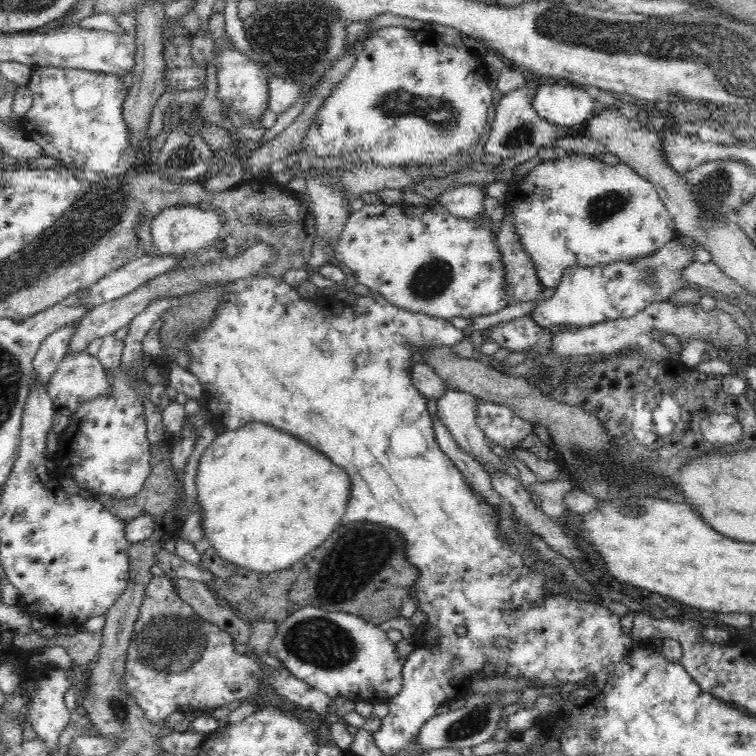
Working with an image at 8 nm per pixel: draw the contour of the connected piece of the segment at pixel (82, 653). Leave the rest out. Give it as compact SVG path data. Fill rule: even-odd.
M80 631L74 635L57 635L56 644L73 658L74 665L85 665L95 660L101 647L101 632Z

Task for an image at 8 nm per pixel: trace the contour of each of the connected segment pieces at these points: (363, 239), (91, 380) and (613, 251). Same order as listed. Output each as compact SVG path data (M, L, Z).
M440 202L415 206L410 204L405 205L386 205L380 203L365 203L361 209L353 212L348 216L344 230L340 234L338 244L334 246L334 263L344 265L350 268L356 277L358 283L367 286L374 294L380 294L389 303L392 303L402 309L408 309L412 312L424 312L430 316L452 320L456 317L473 319L476 316L486 316L486 314L494 314L502 308L506 308L512 300L510 291L506 289L506 279L504 279L504 263L500 259L500 251L496 245L496 236L492 233L492 219L488 215L484 215L481 219L466 219L456 217L448 212L446 207L442 207Z
M88 352L68 353L59 365L58 371L50 380L48 386L50 399L53 401L55 413L71 417L78 410L80 405L97 400L101 397L110 397L112 390L107 372L104 371L103 365L96 359L96 356Z
M571 154L571 157L568 155L568 157L550 160L536 165L532 172L528 172L528 176L524 176L522 180L518 180L518 183L510 181L508 187L509 193L504 201L505 209L510 209L512 215L514 215L516 233L518 233L520 241L522 241L524 251L528 252L528 256L532 257L532 261L534 261L534 266L543 288L556 289L562 278L564 269L574 265L582 268L604 266L604 264L612 264L612 262L620 262L620 260L624 262L634 262L636 258L650 256L650 254L654 254L656 250L660 250L666 242L674 239L677 234L674 219L670 216L669 210L660 198L656 187L642 175L639 175L633 168L630 168L630 166L622 162L617 165L612 165L604 163L604 161L598 161L598 159L594 159L592 156L576 156L575 154Z

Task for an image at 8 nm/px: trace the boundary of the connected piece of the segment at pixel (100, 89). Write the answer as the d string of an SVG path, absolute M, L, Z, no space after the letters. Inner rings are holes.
M41 66L31 69L29 89L33 105L19 121L19 128L28 140L35 141L49 154L55 154L65 165L78 171L104 172L108 176L122 174L136 166L136 150L130 145L130 132L123 117L123 104L128 94L128 84L114 73L94 72L84 69Z

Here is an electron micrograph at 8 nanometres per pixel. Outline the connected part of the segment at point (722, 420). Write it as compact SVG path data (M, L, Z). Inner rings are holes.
M721 413L702 419L700 428L706 442L728 446L739 446L743 435L742 423L734 416Z

